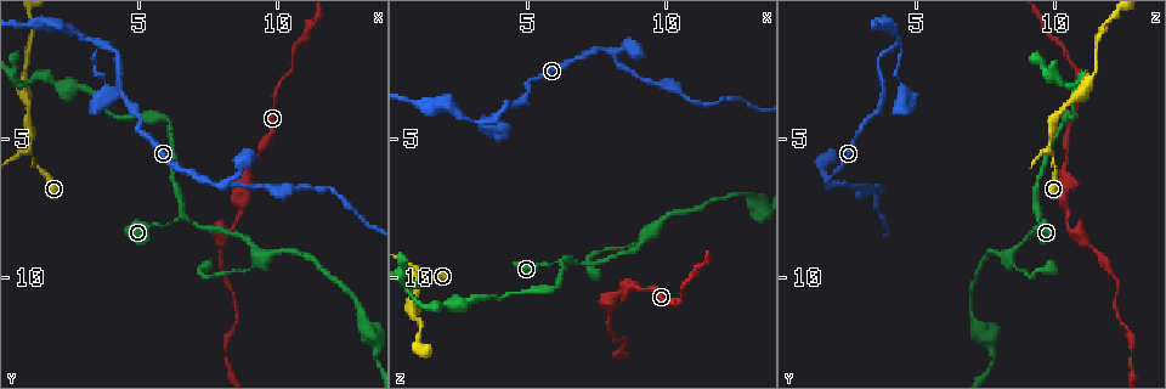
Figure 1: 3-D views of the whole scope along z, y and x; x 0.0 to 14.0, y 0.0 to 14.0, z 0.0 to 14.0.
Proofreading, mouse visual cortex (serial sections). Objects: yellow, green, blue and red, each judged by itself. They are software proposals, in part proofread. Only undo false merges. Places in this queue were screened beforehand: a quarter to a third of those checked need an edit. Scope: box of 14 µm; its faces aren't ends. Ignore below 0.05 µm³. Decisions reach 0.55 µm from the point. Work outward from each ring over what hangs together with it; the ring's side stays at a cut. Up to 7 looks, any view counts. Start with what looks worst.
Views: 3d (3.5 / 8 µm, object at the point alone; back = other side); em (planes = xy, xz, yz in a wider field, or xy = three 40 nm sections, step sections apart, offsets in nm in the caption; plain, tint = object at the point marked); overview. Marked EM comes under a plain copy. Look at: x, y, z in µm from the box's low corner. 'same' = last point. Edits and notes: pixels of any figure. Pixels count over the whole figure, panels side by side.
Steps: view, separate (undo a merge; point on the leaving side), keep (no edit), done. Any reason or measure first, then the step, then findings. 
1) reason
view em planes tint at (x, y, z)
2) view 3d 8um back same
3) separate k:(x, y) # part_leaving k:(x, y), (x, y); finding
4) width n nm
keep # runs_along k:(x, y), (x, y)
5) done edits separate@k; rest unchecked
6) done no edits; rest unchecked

branch point
view 3d 3.5um at (1.0, 5.4, 9.9)

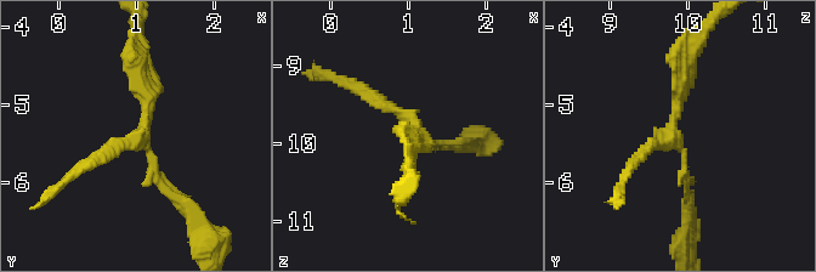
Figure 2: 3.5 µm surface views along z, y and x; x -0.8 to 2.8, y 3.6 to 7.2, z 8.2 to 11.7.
arms 3; arm_widths 100, 150, 200 nm
view em planes tint at (1.05, 5.50, 9.80)

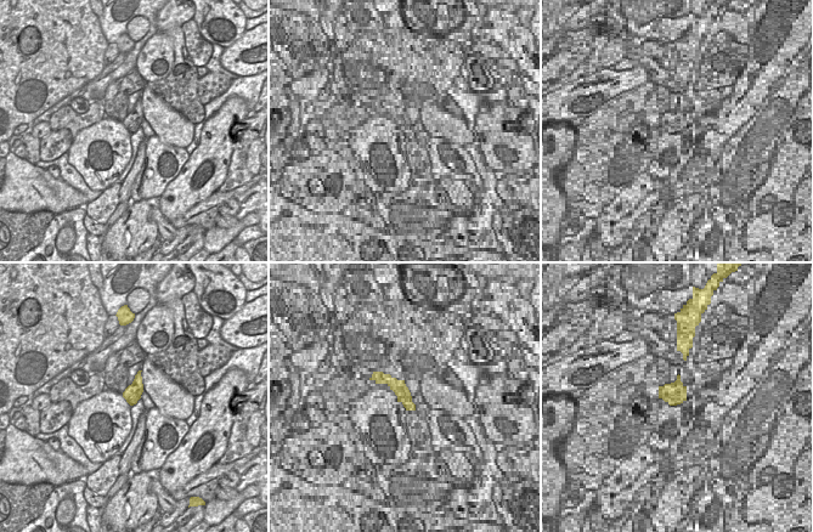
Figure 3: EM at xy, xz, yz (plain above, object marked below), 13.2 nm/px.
keep # runs_along 2:(179, 203), (142, 143), (139, 57); continuous, no second cell

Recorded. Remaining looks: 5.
three-way junction
view 3d 3.5um at (6.5, 7.8, 9.4)

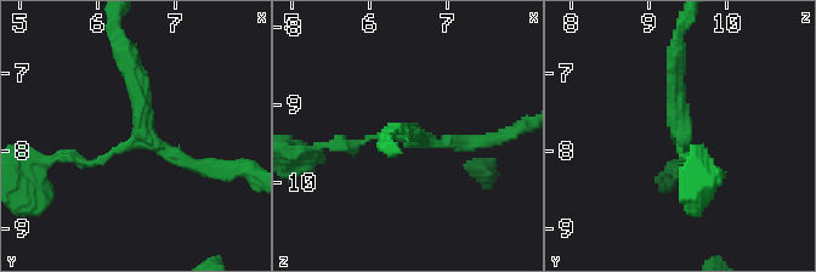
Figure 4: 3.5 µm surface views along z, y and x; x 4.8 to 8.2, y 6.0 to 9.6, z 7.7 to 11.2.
arms 3; arm_widths 100, 200, 250 nm
view em planes tint at (6.60, 7.80, 9.40)

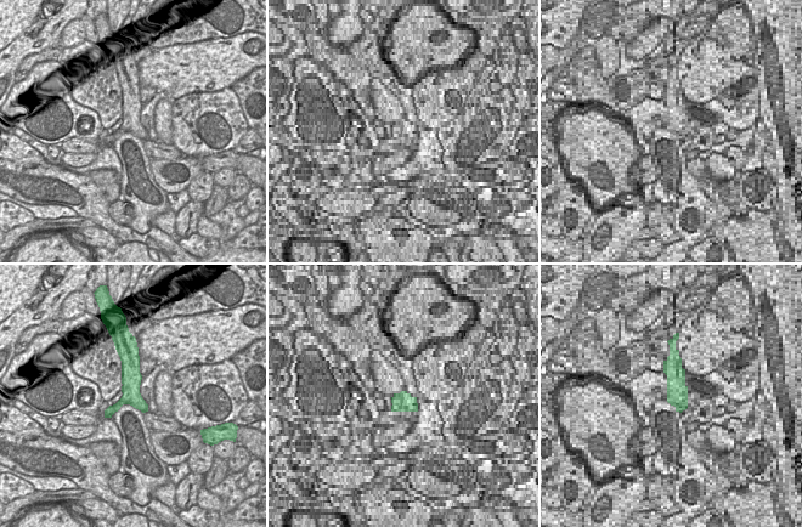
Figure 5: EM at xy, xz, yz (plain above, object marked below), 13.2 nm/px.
width 240 nm
keep # runs_along 5:(128, 361), (129, 394), (107, 414); all the same cell

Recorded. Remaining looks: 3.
view 3d 3.5um at (1.5, 2.7, 11.0)

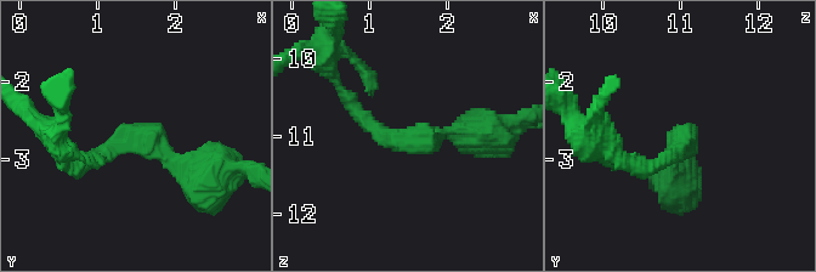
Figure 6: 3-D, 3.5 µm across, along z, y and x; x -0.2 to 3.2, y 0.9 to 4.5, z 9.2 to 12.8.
arm_widths 200, 200 nm; now the EM
view em xy step 5 tint at (1.40, 2.70, 11.05)

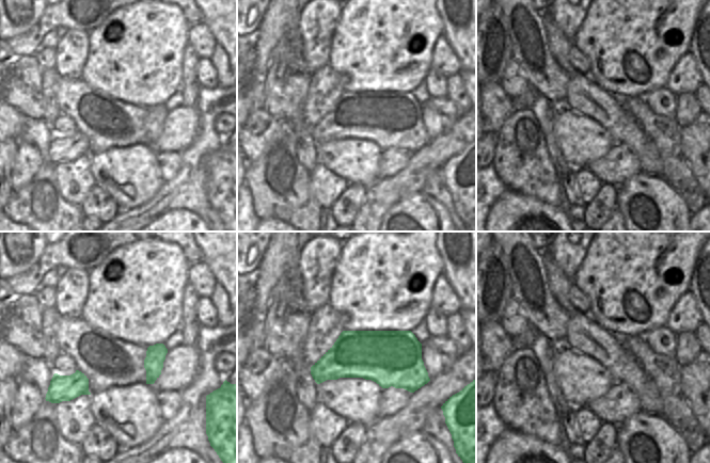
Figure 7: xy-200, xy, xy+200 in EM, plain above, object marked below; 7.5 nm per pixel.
keep # runs_along 6:(468, 134), (383, 137), (345, 94); one cell here

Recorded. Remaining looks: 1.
done no edits; rest unchecked

